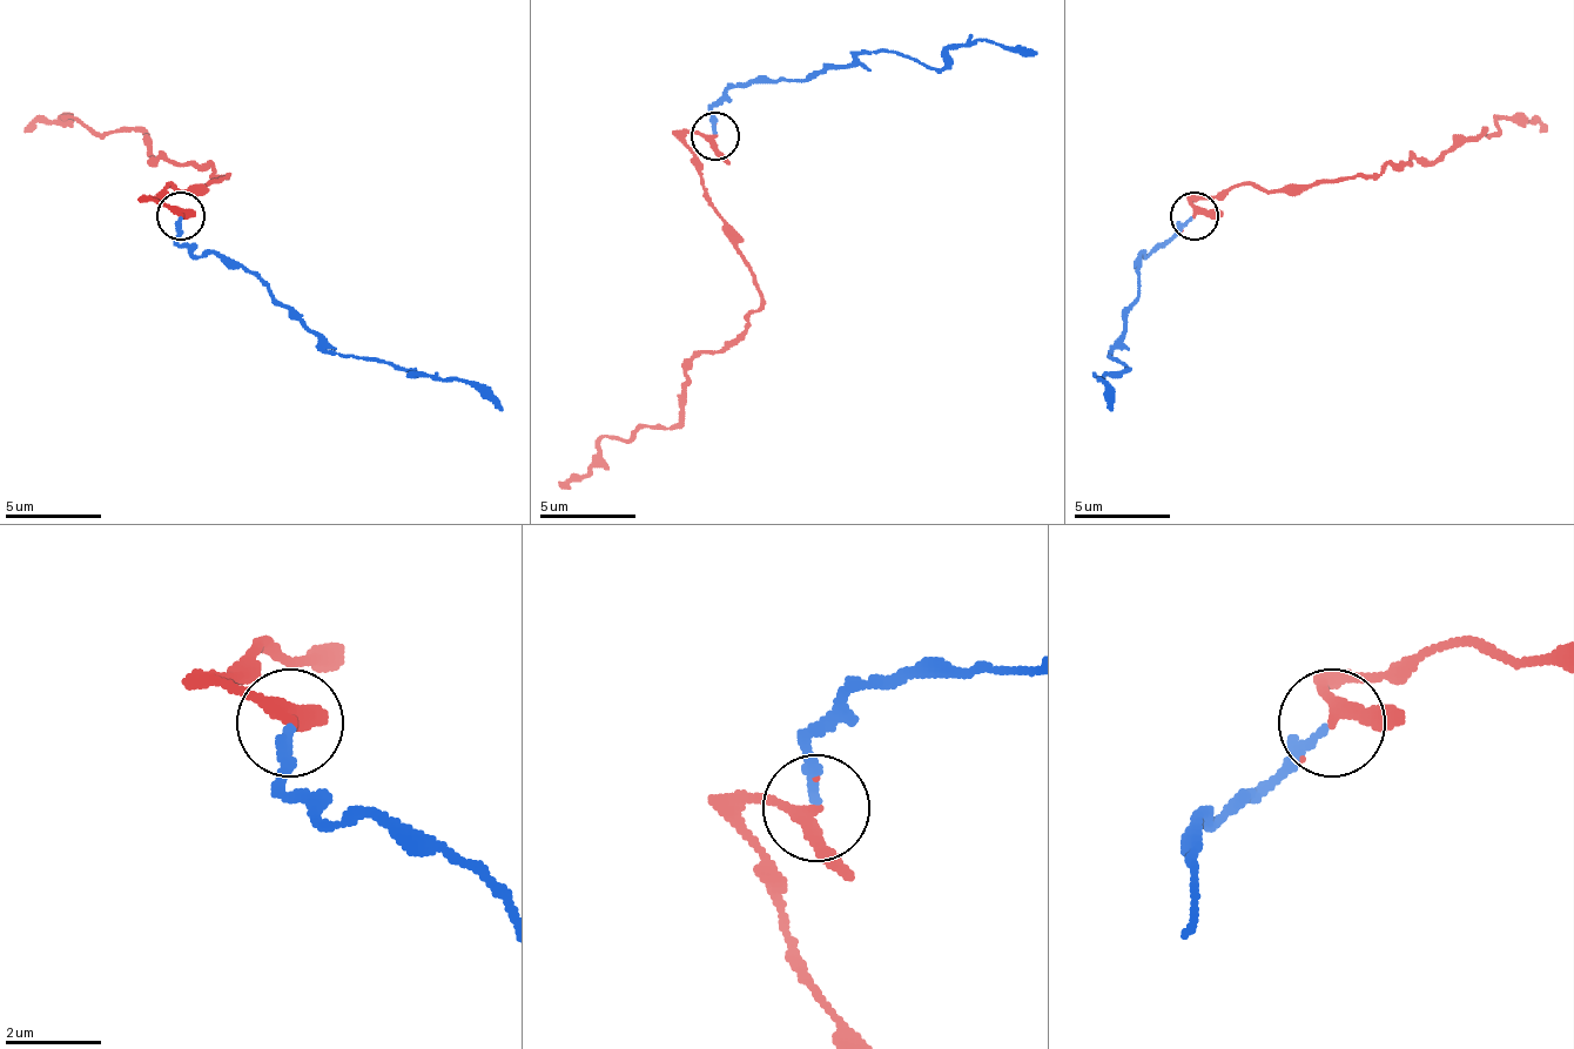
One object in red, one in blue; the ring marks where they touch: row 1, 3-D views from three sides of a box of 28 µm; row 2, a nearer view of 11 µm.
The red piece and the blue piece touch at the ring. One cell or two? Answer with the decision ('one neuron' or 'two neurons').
one neuron

